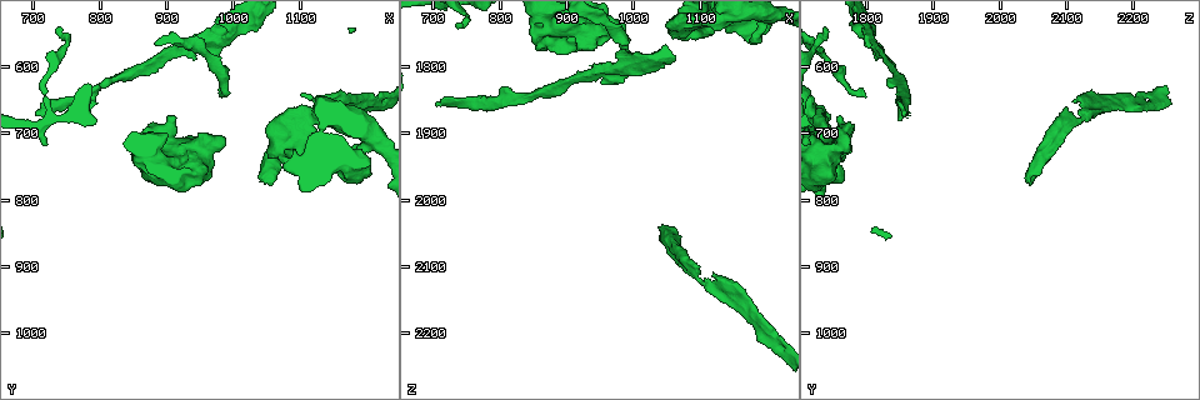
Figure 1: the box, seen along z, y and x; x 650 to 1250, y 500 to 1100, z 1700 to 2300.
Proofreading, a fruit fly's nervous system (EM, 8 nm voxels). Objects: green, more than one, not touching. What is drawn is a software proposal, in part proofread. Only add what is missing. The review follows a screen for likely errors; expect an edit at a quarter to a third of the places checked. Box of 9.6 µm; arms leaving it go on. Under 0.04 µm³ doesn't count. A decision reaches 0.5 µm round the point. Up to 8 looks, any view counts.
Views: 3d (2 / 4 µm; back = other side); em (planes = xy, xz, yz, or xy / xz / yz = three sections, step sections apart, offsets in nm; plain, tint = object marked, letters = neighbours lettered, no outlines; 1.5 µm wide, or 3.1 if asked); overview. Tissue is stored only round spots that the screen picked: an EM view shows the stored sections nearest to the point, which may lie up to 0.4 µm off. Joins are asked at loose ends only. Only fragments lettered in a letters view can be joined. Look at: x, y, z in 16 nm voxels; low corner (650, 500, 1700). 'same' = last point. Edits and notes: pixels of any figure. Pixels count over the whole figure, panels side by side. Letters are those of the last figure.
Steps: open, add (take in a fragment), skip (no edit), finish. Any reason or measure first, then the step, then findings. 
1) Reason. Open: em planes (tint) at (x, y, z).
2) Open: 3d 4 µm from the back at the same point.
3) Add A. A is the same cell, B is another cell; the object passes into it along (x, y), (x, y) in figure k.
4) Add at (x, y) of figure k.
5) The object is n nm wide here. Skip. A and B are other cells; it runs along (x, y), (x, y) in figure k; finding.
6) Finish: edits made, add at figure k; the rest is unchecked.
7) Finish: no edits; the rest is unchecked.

Open: em xz step 4 (tint) at (1200, 640, 2180).

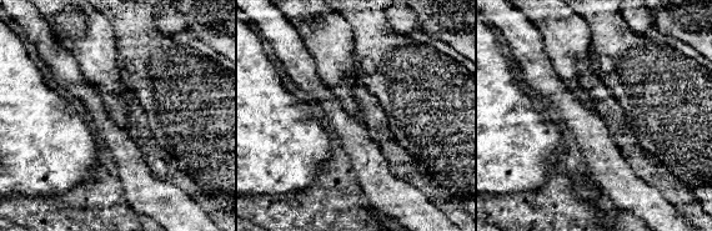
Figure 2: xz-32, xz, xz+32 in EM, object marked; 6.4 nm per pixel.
Open: em planes (letters) at the same point.

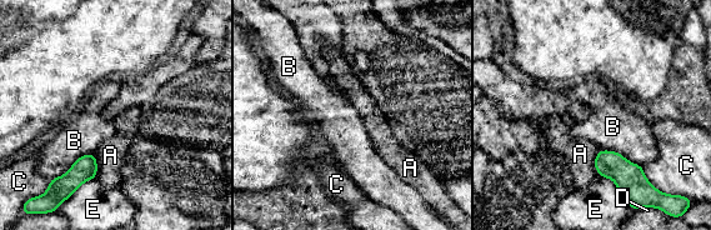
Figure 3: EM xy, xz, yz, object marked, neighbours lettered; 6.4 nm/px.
The longest contact is with B, 340 nm. Skip. A, B, C, D and E are other cells; a border runs along (599, 150), (595, 170), (600, 176) in figure 3; none of them fits.

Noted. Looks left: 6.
An open end. Open: 3d 2 µm at (1045, 775, 2050).

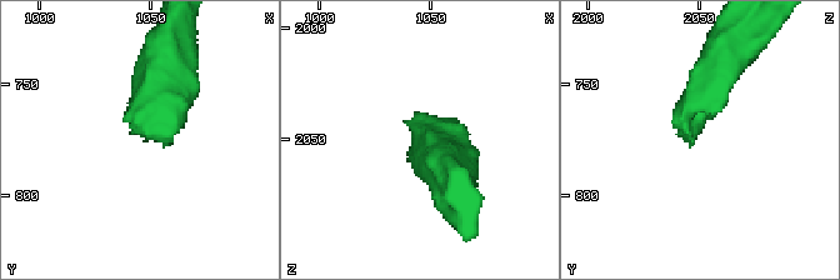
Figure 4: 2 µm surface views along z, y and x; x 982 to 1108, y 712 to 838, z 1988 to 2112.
Need the tissue. Open: em xz step 8 (tint) at (1047, 774, 2047).

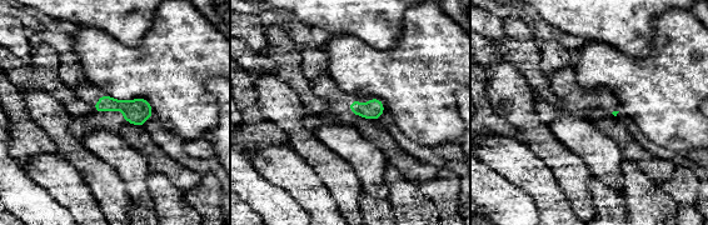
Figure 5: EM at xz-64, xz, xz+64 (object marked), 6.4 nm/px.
Another direction. Open: em planes (letters) at the same point.

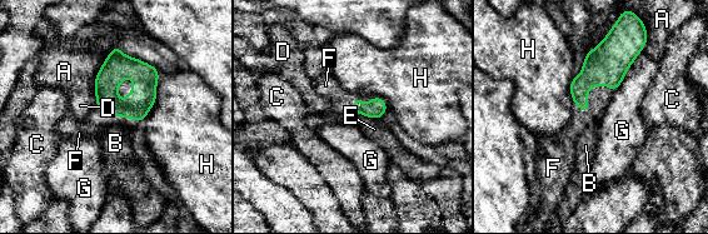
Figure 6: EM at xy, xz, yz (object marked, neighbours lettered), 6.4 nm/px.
Add F. F is the same cell, A, B, C, D, E, G and H are other cells; the object passes into it along (110, 75), (101, 110), (99, 122) in figure 6; the neuron continues.

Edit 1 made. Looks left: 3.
Thin end. Open: 3d 4 µm at (740, 535, 1735).

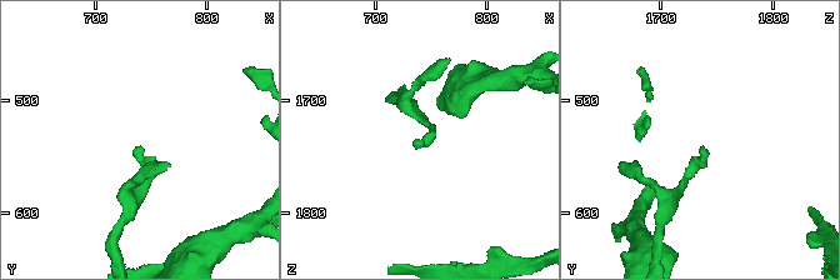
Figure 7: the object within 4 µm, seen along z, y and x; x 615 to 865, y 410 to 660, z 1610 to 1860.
Open: em planes (letters) at (740, 540, 1738).

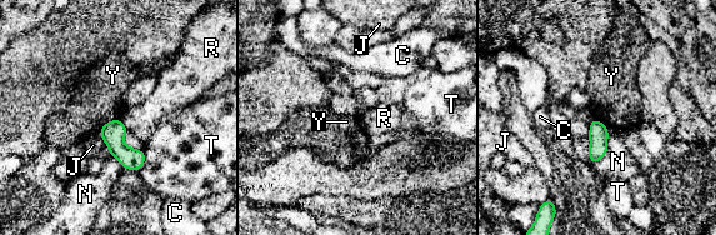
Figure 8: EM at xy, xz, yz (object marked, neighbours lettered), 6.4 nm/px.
The object is 120 nm wide here. Skip. C, J, N, R, T and Y are other cells; a border runs along (595, 119), (606, 128) in figure 8; none of them fits.

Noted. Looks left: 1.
Finish: edits made, add at figure 6; the rest is unchecked.

